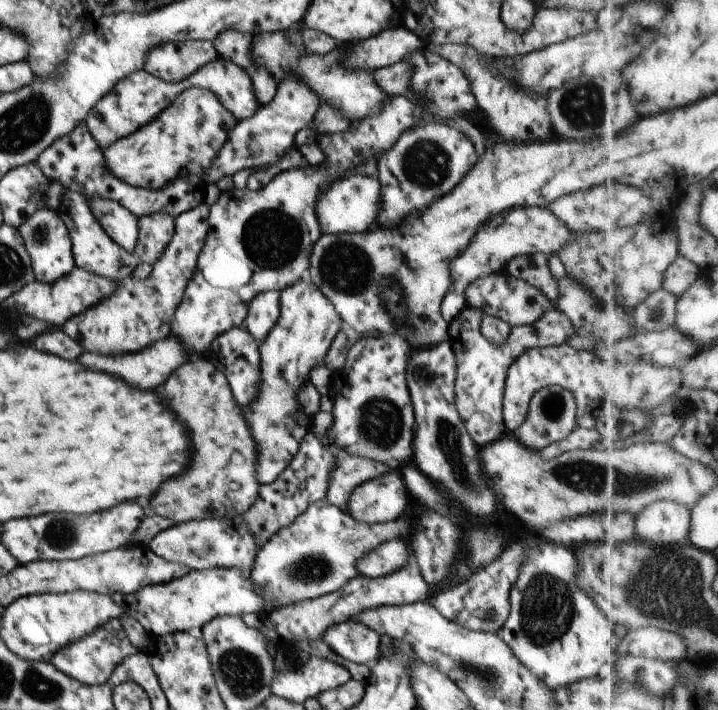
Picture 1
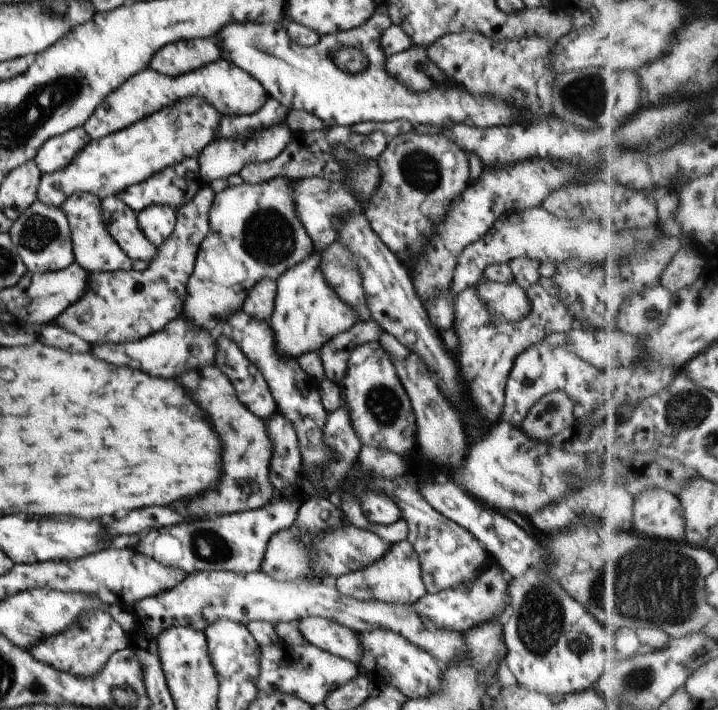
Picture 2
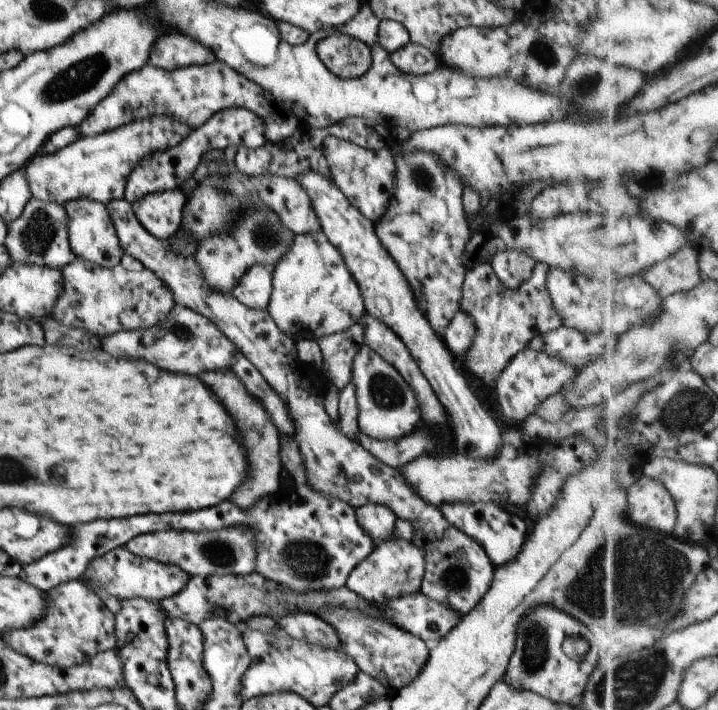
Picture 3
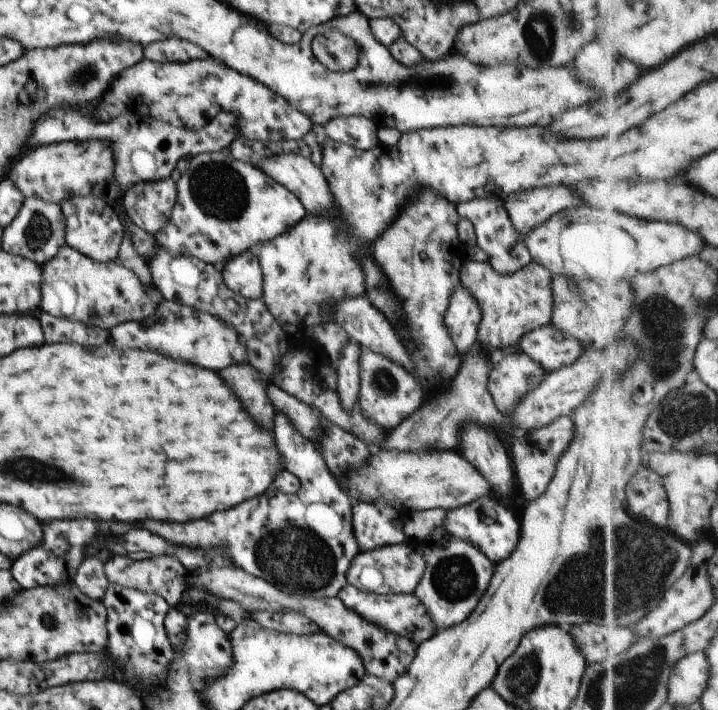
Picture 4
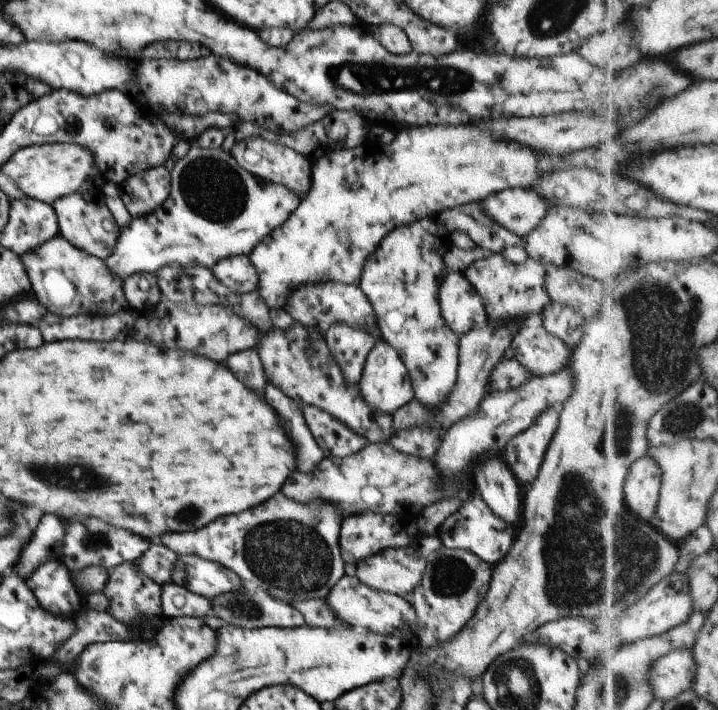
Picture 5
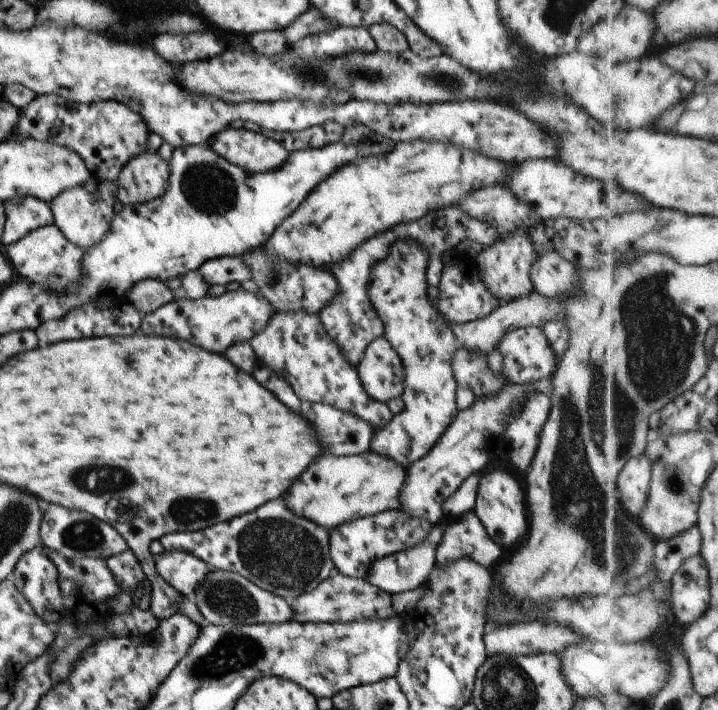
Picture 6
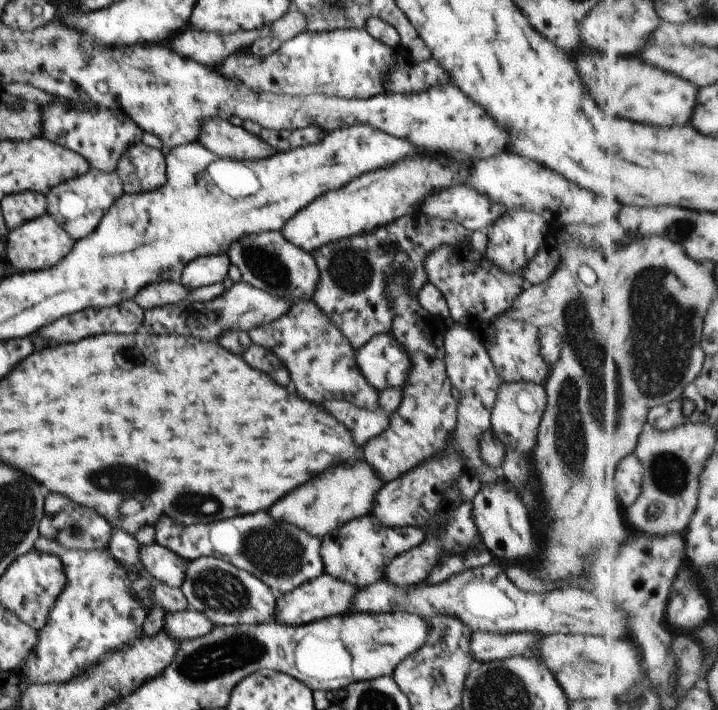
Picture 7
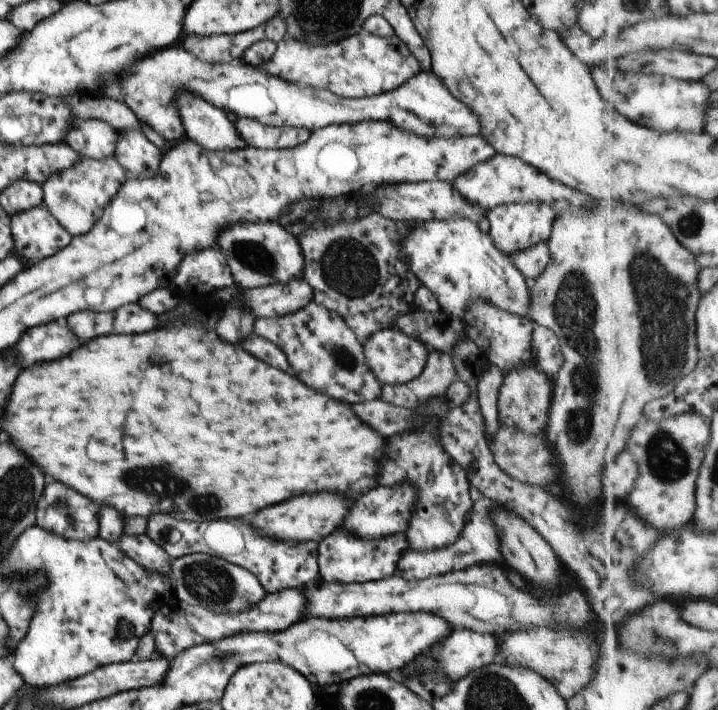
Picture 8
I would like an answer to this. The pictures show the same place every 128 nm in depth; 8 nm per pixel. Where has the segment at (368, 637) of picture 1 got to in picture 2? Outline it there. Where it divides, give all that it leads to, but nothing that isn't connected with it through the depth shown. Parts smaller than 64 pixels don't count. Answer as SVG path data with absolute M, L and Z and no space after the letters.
M314 616L298 622L298 630L309 644L350 662L360 662L362 642L356 631L338 622Z

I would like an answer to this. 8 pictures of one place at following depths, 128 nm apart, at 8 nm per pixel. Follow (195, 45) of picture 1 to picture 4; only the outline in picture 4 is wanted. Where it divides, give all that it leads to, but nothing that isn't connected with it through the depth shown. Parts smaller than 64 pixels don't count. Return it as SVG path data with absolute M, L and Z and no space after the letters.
M166 38L154 44L148 44L144 48L144 56L154 62L188 62L192 59L207 59L209 54L200 46L194 46L186 40L178 38Z

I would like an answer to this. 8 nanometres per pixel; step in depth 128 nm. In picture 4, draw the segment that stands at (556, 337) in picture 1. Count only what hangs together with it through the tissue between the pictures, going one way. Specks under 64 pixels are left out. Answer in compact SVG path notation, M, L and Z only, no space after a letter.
M467 259L464 262L461 268L461 284L476 299L481 310L477 345L490 354L491 359L496 360L502 348L519 344L522 336L532 332L535 328L551 324L553 313L552 279L551 272L534 260L530 261L530 264L527 264L521 271L511 275L497 273L488 261L480 262L478 260Z

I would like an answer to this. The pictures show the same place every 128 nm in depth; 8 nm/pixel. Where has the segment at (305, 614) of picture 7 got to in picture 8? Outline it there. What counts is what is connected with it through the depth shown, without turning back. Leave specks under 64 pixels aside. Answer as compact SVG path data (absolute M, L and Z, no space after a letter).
M292 588L278 593L267 593L258 604L242 612L220 612L206 610L202 606L188 605L175 597L155 612L150 620L150 632L154 636L156 655L174 660L180 652L216 642L220 638L236 636L242 632L280 632L302 621L306 612L306 596L301 588Z

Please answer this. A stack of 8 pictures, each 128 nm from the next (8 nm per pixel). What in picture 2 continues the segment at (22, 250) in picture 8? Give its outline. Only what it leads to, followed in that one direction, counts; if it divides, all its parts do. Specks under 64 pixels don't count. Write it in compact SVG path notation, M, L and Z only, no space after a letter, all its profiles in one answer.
M203 185L196 196L177 209L177 222L170 239L158 247L158 254L144 271L90 272L86 292L68 306L55 321L57 326L78 334L90 344L125 344L147 338L183 313L187 283L194 271L200 244L209 230L209 211L215 193Z

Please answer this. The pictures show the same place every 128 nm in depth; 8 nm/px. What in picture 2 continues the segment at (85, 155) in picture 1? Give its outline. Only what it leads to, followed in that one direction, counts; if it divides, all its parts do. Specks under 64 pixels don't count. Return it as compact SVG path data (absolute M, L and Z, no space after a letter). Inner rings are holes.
M83 127L74 128L49 138L38 150L35 164L40 173L58 172L66 168L72 159L92 140ZM198 157L197 158L184 158L182 162L168 166L156 174L152 174L148 180L142 180L136 185L124 188L117 196L124 202L133 212L141 212L144 208L153 205L172 206L174 209L188 204L196 192L204 185L201 180Z

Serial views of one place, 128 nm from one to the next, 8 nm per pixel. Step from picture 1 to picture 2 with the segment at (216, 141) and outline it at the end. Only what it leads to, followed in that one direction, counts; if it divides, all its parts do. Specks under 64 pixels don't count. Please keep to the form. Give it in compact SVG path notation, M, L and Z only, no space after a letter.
M192 96L186 100L178 100L176 104L162 108L159 112L140 120L138 124L132 124L122 131L104 136L100 140L90 140L90 142L78 152L66 168L58 172L44 172L40 174L38 184L37 201L48 206L61 208L65 201L76 194L92 194L98 199L104 200L110 196L117 196L124 188L136 185L142 180L148 180L152 174L174 166L182 162L184 158L197 158L200 152L214 141L218 124L222 115L212 104L208 104L200 96Z

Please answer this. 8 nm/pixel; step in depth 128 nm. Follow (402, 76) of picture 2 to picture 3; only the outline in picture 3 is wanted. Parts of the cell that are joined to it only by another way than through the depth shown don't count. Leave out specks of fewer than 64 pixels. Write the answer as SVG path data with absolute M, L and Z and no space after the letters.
M410 42L400 50L389 54L389 58L402 72L419 77L428 74L440 66L437 54Z

